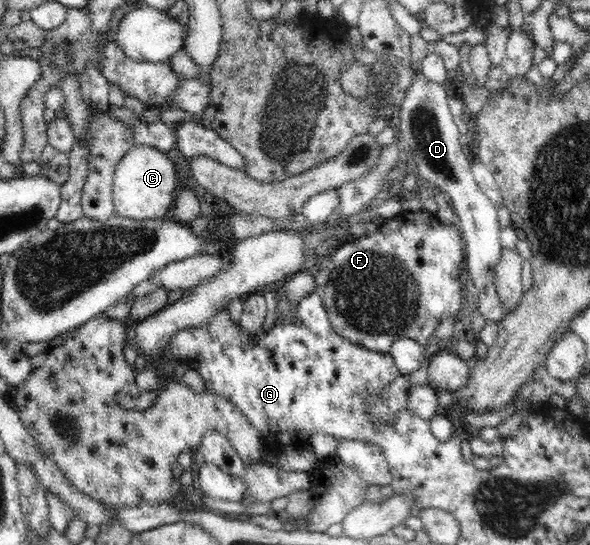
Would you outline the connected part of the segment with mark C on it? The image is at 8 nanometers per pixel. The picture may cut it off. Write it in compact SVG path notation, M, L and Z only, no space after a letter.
M135 145L119 162L114 172L112 194L116 214L132 220L157 220L169 216L180 180L168 154L156 148Z

